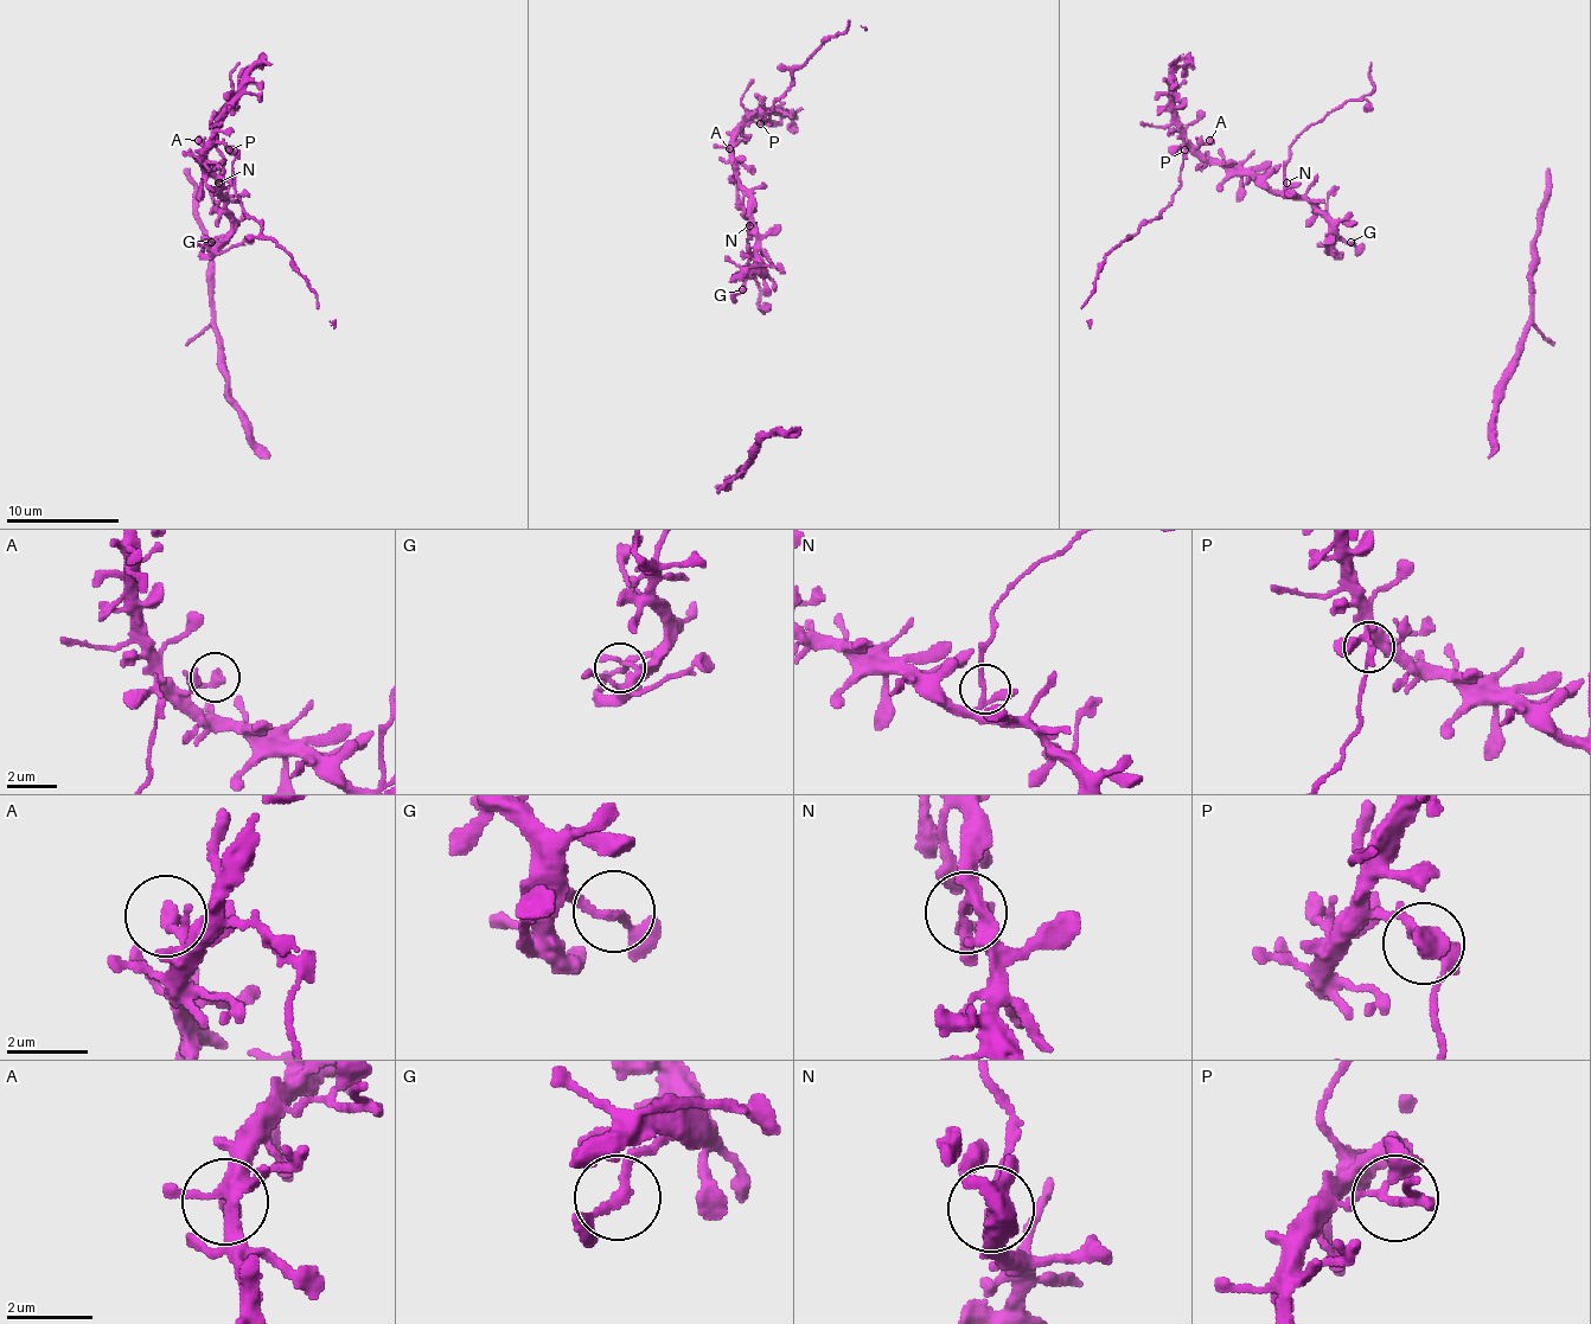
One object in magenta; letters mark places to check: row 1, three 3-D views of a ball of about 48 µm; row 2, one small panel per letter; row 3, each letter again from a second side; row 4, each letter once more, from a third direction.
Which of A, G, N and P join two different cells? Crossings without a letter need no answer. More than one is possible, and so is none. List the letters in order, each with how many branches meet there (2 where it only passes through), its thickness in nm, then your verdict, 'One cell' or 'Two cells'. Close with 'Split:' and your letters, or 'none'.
A: Branches: 2. Thickness 240 nm. One cell
G: Branches: 2. Thickness 190 nm. One cell
N: Branches: 3. Thickness 160 nm. Two cells
P: Branches: 3. Thickness 240 nm. Two cells
Split: N, P

